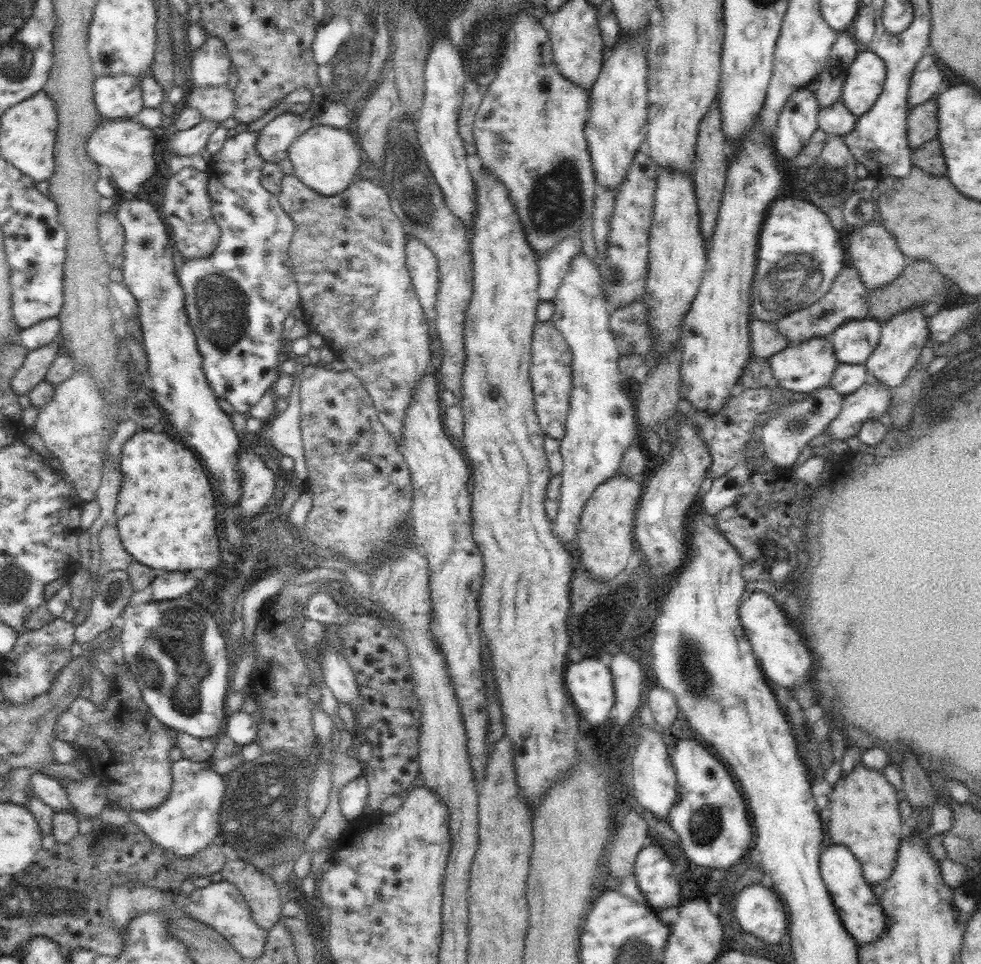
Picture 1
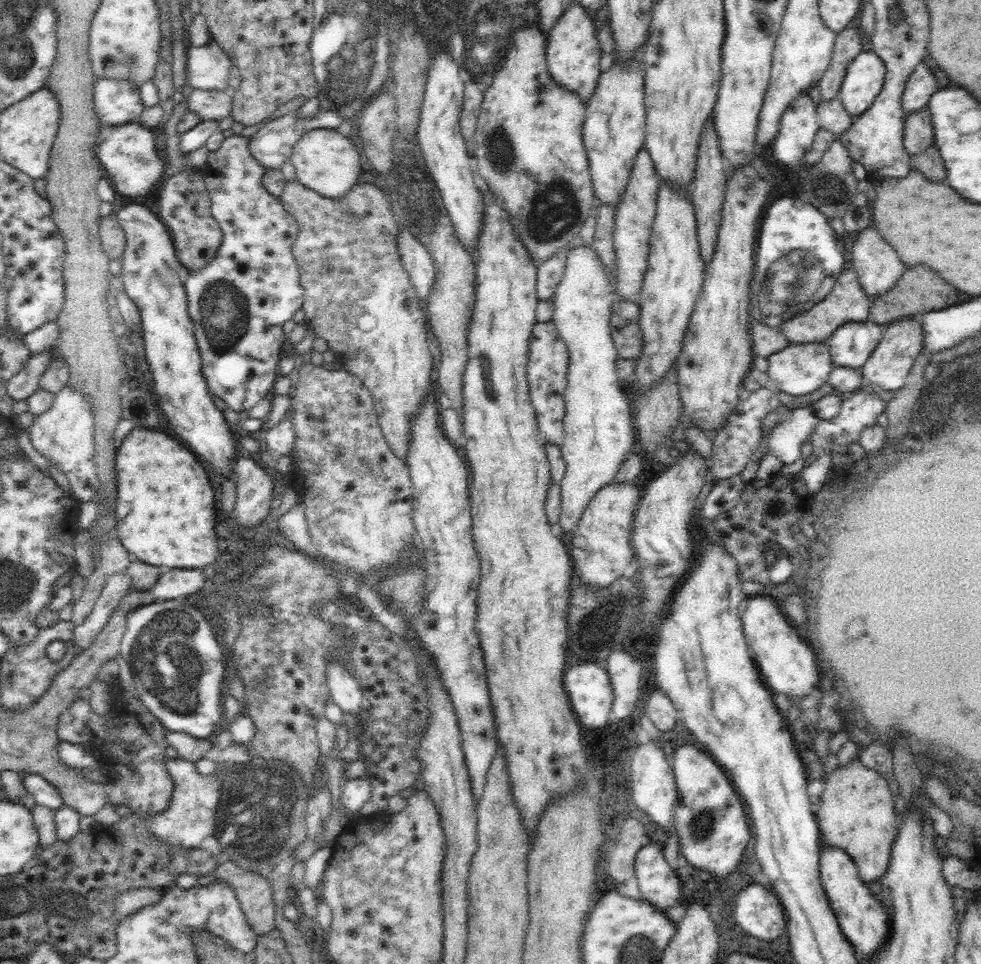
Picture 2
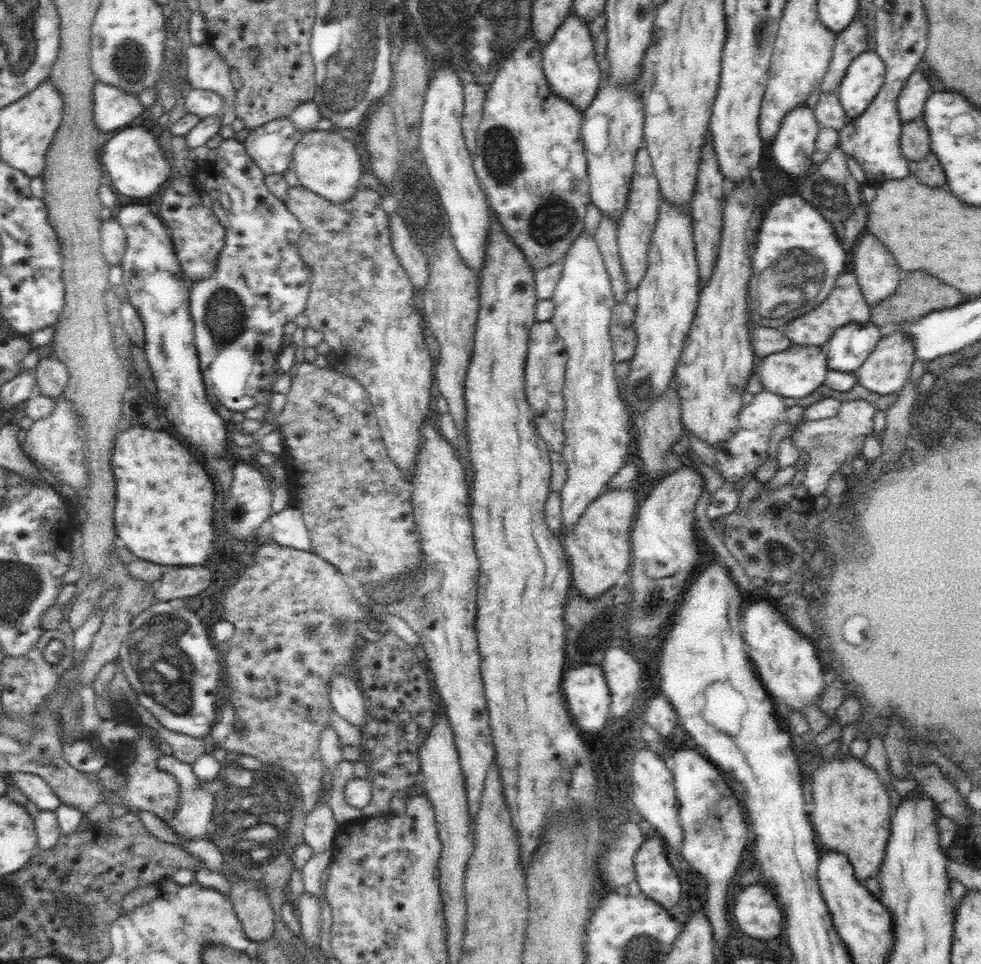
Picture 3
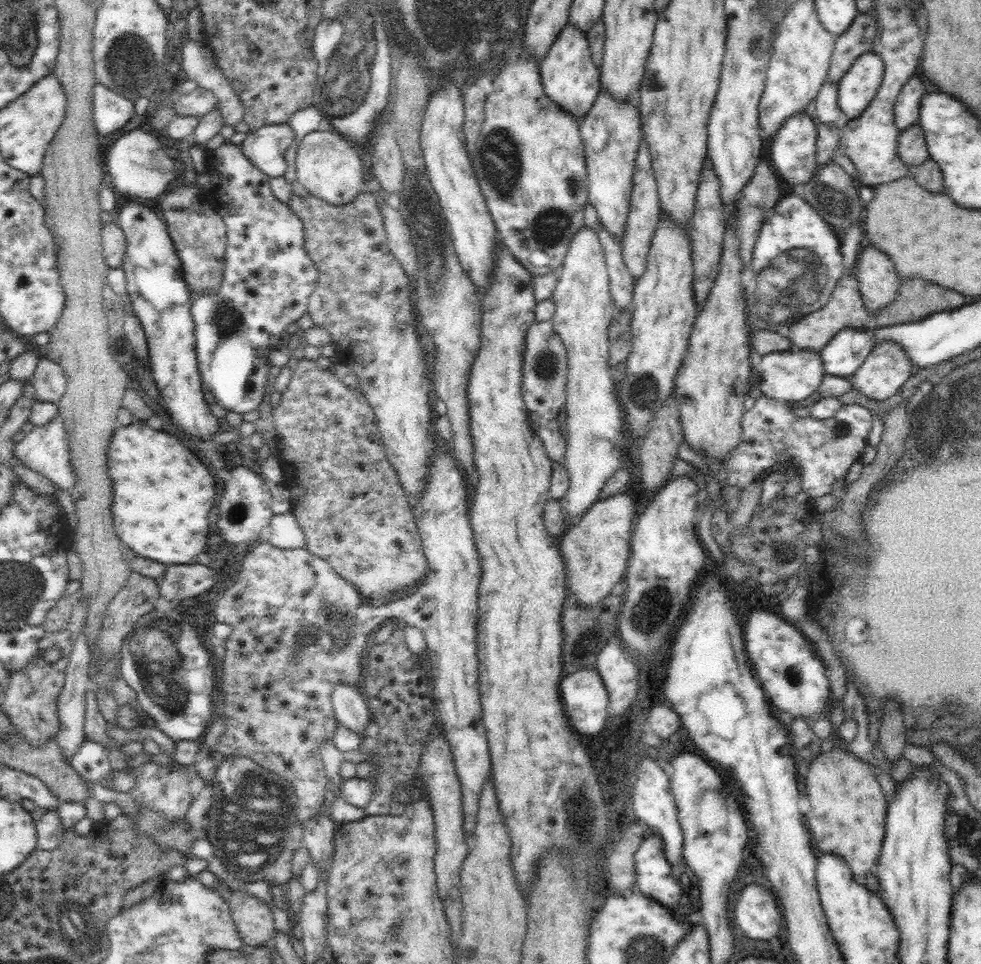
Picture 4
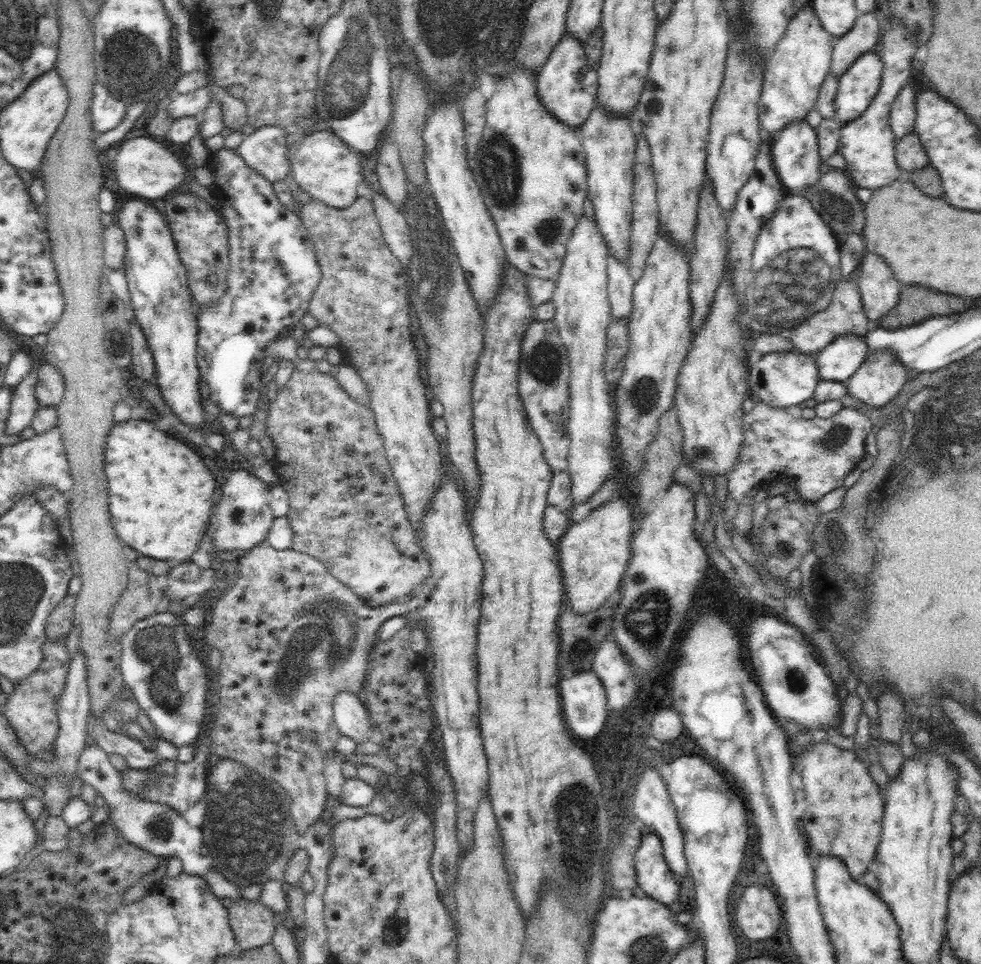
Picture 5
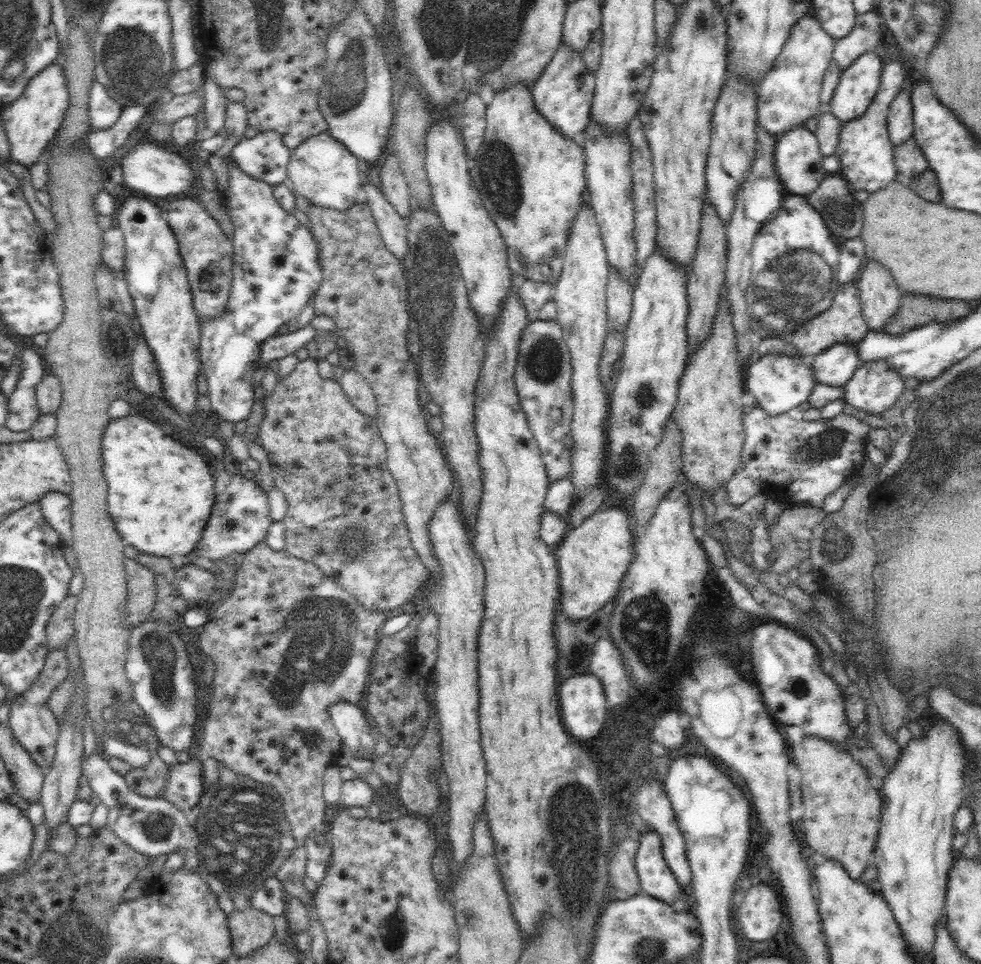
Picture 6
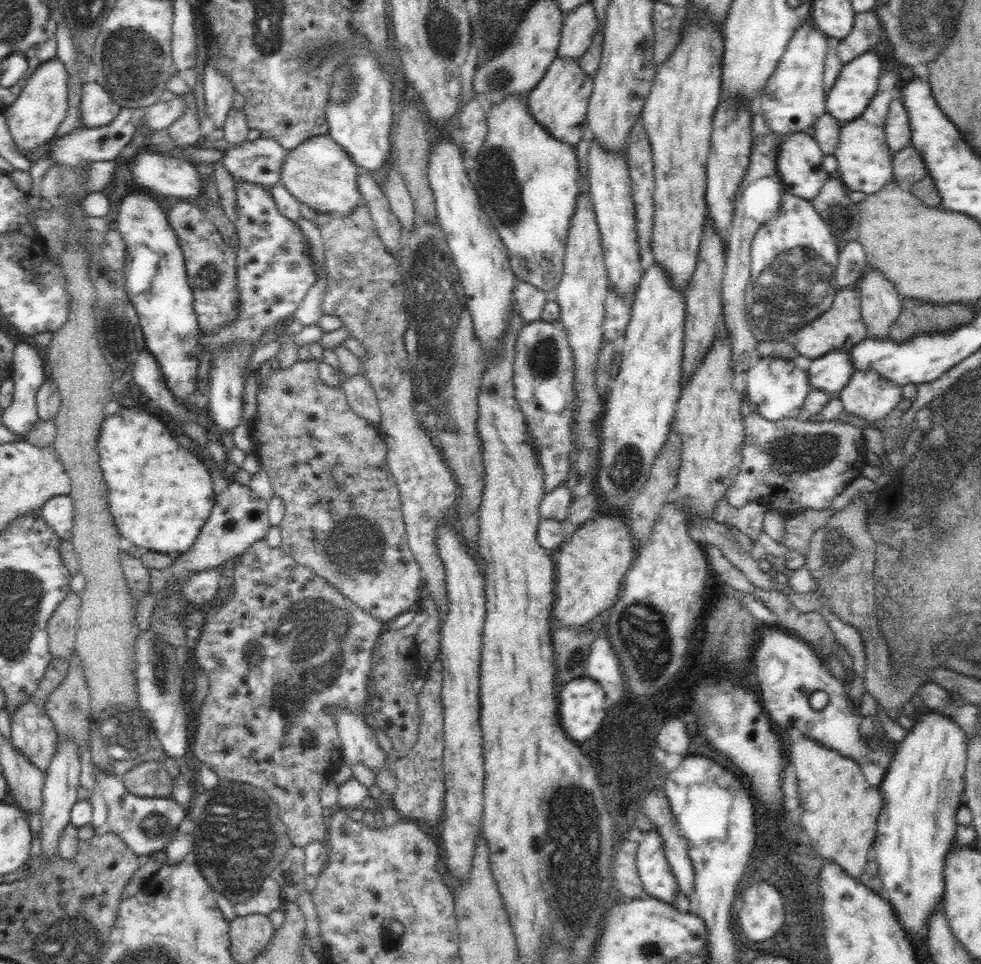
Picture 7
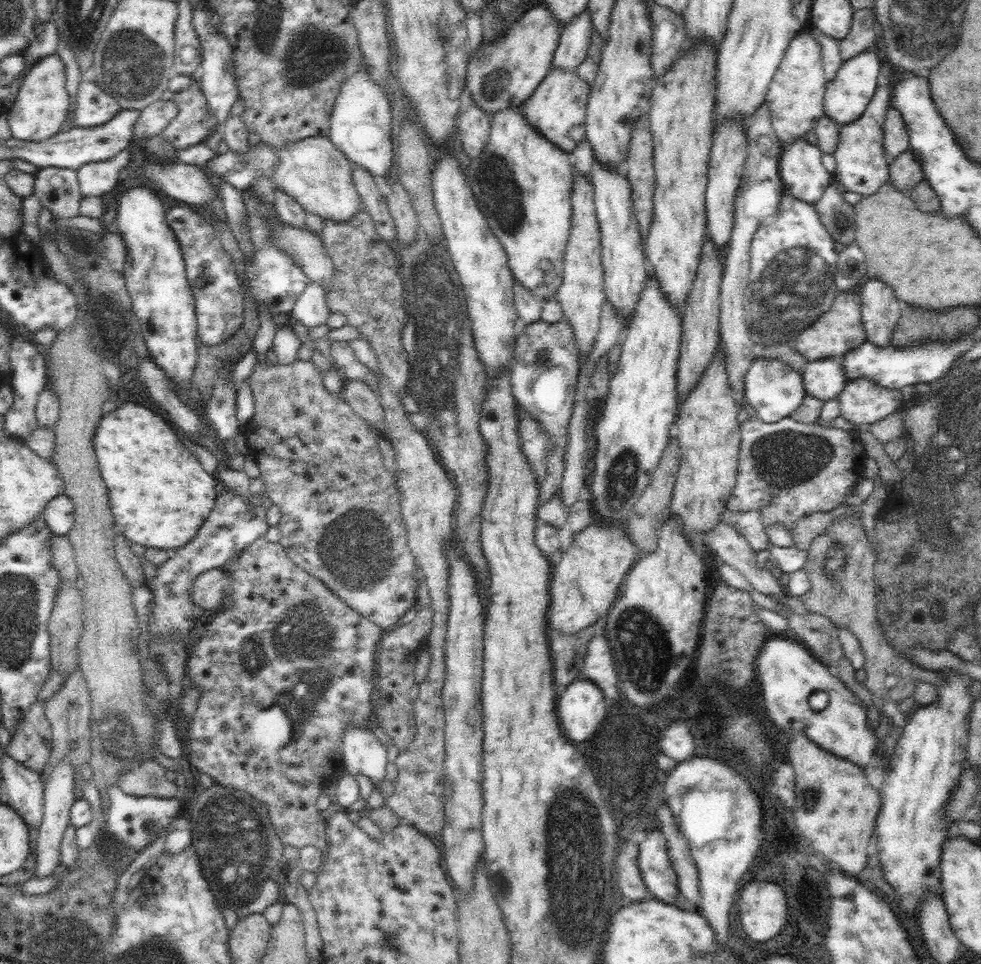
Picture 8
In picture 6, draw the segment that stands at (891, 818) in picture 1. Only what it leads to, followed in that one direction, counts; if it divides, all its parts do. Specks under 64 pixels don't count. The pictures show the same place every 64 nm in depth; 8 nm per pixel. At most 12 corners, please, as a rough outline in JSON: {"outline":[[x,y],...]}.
{"outline":[[792,748],[802,822],[853,879],[873,860],[883,798],[843,748]]}

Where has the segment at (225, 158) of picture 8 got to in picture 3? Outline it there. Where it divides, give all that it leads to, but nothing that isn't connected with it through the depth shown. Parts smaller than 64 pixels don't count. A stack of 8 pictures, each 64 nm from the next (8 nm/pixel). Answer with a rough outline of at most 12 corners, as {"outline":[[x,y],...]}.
{"outline":[[289,117],[251,129],[243,147],[264,174],[292,167],[303,134]]}

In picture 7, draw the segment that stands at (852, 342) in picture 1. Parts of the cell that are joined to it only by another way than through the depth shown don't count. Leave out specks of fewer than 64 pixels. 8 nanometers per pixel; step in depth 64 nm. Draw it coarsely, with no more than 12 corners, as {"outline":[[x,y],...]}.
{"outline":[[850,350],[811,359],[809,384],[839,395],[854,372]]}

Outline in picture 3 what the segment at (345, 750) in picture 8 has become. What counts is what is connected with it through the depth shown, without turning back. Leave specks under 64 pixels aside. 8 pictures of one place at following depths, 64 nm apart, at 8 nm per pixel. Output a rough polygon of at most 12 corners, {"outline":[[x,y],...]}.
{"outline":[[335,674],[329,699],[346,722],[368,720],[367,703],[355,677]]}

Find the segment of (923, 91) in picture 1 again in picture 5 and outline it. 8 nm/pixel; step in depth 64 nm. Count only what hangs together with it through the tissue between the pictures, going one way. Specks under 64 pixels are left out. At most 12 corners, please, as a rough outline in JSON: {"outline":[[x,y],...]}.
{"outline":[[920,86],[902,87],[889,123],[896,142],[915,130]]}

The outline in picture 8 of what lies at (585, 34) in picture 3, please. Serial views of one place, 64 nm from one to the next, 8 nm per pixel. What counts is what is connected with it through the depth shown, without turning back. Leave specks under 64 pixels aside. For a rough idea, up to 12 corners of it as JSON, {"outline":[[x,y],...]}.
{"outline":[[552,66],[523,116],[572,152],[585,140],[590,84]]}

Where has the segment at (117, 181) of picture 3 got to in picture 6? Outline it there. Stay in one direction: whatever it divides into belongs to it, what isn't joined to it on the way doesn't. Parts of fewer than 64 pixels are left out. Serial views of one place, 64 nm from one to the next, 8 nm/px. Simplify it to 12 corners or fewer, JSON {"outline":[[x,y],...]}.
{"outline":[[142,142],[117,159],[143,197],[184,194],[198,181],[190,164]]}

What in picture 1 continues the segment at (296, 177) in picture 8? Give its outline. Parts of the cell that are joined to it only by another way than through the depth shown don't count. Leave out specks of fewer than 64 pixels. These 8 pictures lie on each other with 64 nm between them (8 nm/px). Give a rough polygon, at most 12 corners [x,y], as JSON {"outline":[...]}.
{"outline":[[322,124],[290,145],[306,186],[334,196],[357,179],[360,148]]}

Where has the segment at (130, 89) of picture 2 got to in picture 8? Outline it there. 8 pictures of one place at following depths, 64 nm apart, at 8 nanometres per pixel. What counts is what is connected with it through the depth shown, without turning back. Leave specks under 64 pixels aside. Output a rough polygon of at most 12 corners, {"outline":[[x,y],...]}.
{"outline":[[95,81],[80,82],[74,127],[97,127],[120,109]]}

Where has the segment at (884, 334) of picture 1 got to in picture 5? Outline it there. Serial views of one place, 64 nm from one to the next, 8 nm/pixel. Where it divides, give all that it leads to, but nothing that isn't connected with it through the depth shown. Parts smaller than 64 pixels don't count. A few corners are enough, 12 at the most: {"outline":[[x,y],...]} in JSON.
{"outline":[[891,350],[868,354],[845,382],[848,395],[884,407],[906,384]]}

